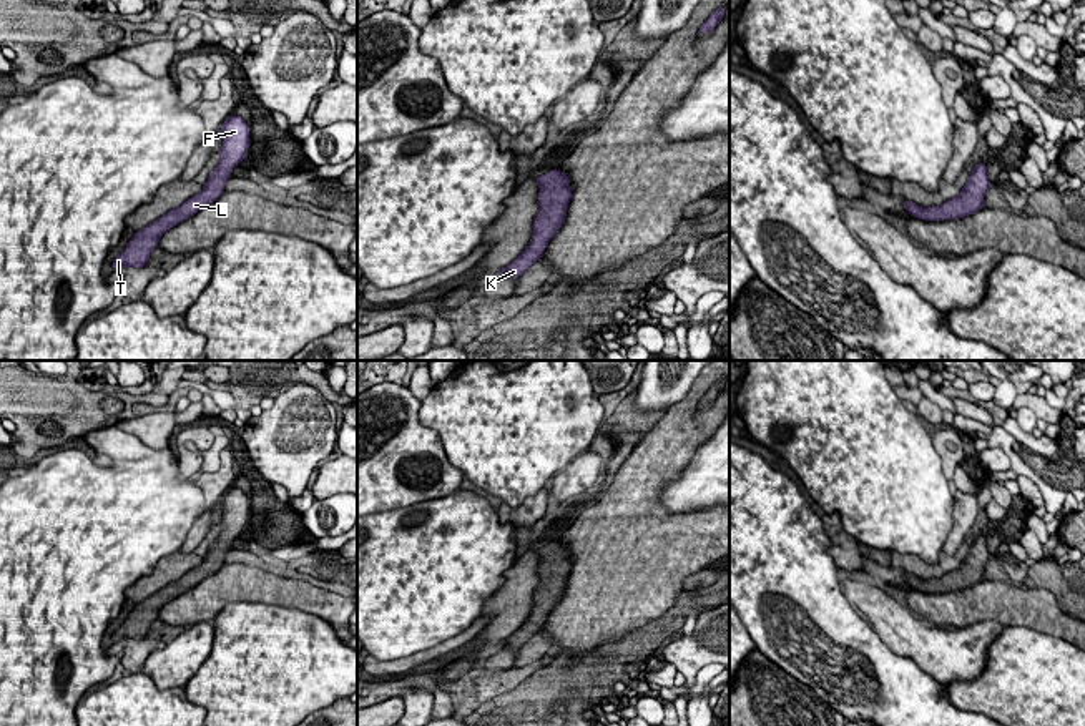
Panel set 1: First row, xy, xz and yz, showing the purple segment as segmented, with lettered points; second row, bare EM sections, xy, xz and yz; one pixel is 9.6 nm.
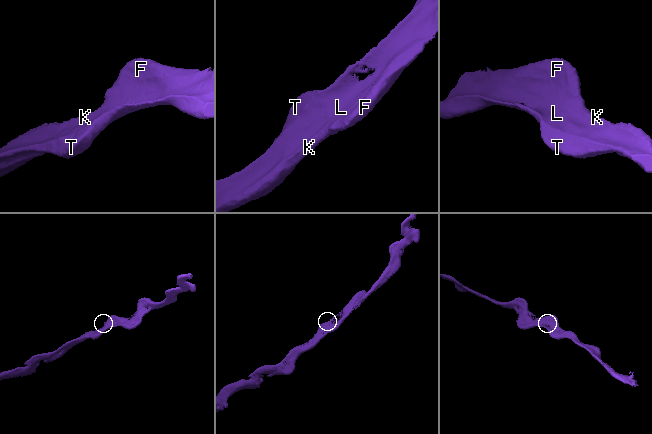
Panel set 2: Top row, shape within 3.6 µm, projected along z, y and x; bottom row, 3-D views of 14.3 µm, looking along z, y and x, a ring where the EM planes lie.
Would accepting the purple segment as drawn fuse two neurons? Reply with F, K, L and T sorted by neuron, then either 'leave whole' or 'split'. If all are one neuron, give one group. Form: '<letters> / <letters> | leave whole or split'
F K L T | leave whole

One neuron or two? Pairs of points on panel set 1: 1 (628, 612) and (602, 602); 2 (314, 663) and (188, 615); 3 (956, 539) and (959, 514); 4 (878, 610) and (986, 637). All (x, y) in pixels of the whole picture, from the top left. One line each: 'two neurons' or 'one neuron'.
1: one neuron
2: two neurons
3: one neuron
4: one neuron

